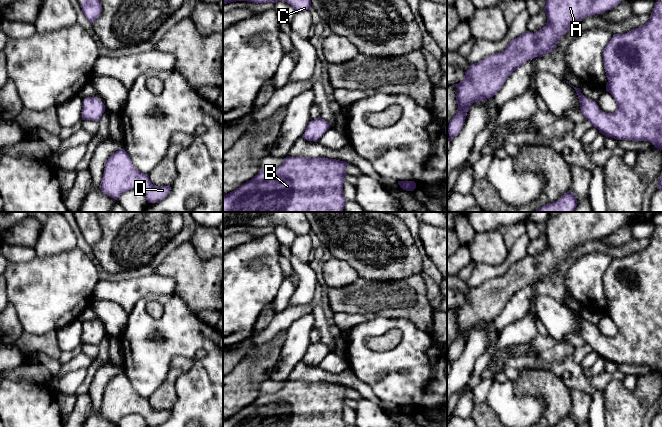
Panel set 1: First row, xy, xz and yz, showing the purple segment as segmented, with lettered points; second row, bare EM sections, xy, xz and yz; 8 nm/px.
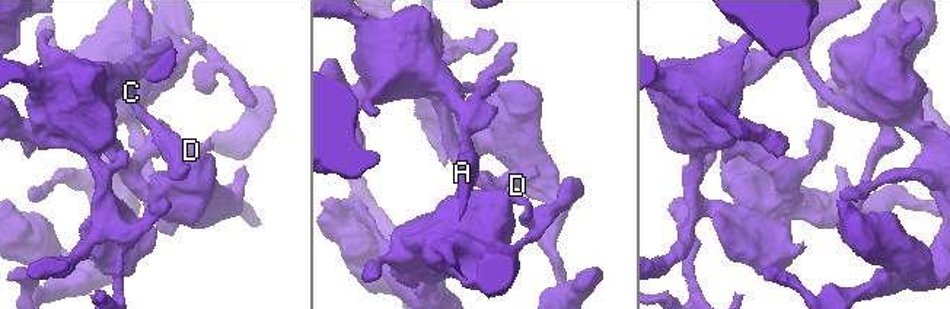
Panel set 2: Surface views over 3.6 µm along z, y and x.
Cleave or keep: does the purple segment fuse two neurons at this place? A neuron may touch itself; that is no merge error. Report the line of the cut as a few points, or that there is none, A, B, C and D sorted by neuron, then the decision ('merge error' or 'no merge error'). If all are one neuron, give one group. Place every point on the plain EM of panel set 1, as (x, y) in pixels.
no cut; A B C D; no merge error

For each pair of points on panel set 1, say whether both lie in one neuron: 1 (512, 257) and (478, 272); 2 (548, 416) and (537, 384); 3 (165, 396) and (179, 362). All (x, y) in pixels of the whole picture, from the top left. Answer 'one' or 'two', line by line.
1: one
2: one
3: one

